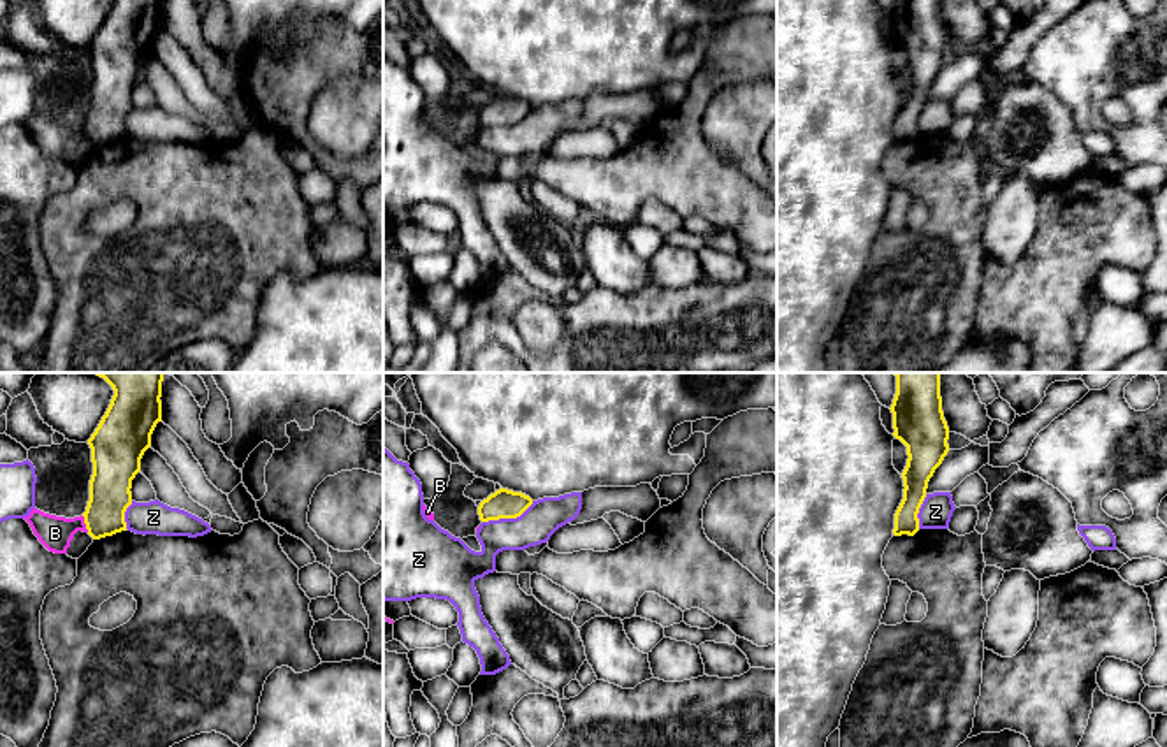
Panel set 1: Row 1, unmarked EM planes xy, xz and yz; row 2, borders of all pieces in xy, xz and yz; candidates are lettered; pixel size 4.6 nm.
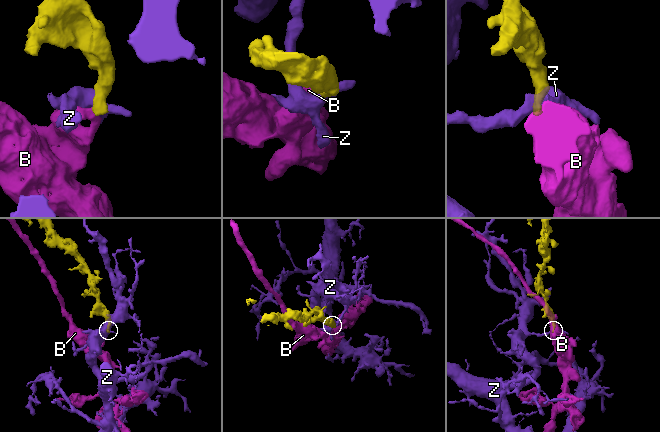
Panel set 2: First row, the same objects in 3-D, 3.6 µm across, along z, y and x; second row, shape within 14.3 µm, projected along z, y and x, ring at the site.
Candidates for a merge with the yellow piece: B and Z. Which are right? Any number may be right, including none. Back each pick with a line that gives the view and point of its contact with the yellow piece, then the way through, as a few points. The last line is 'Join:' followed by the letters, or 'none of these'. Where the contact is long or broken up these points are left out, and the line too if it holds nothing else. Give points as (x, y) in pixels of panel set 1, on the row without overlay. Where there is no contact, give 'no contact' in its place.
Join: none of these

